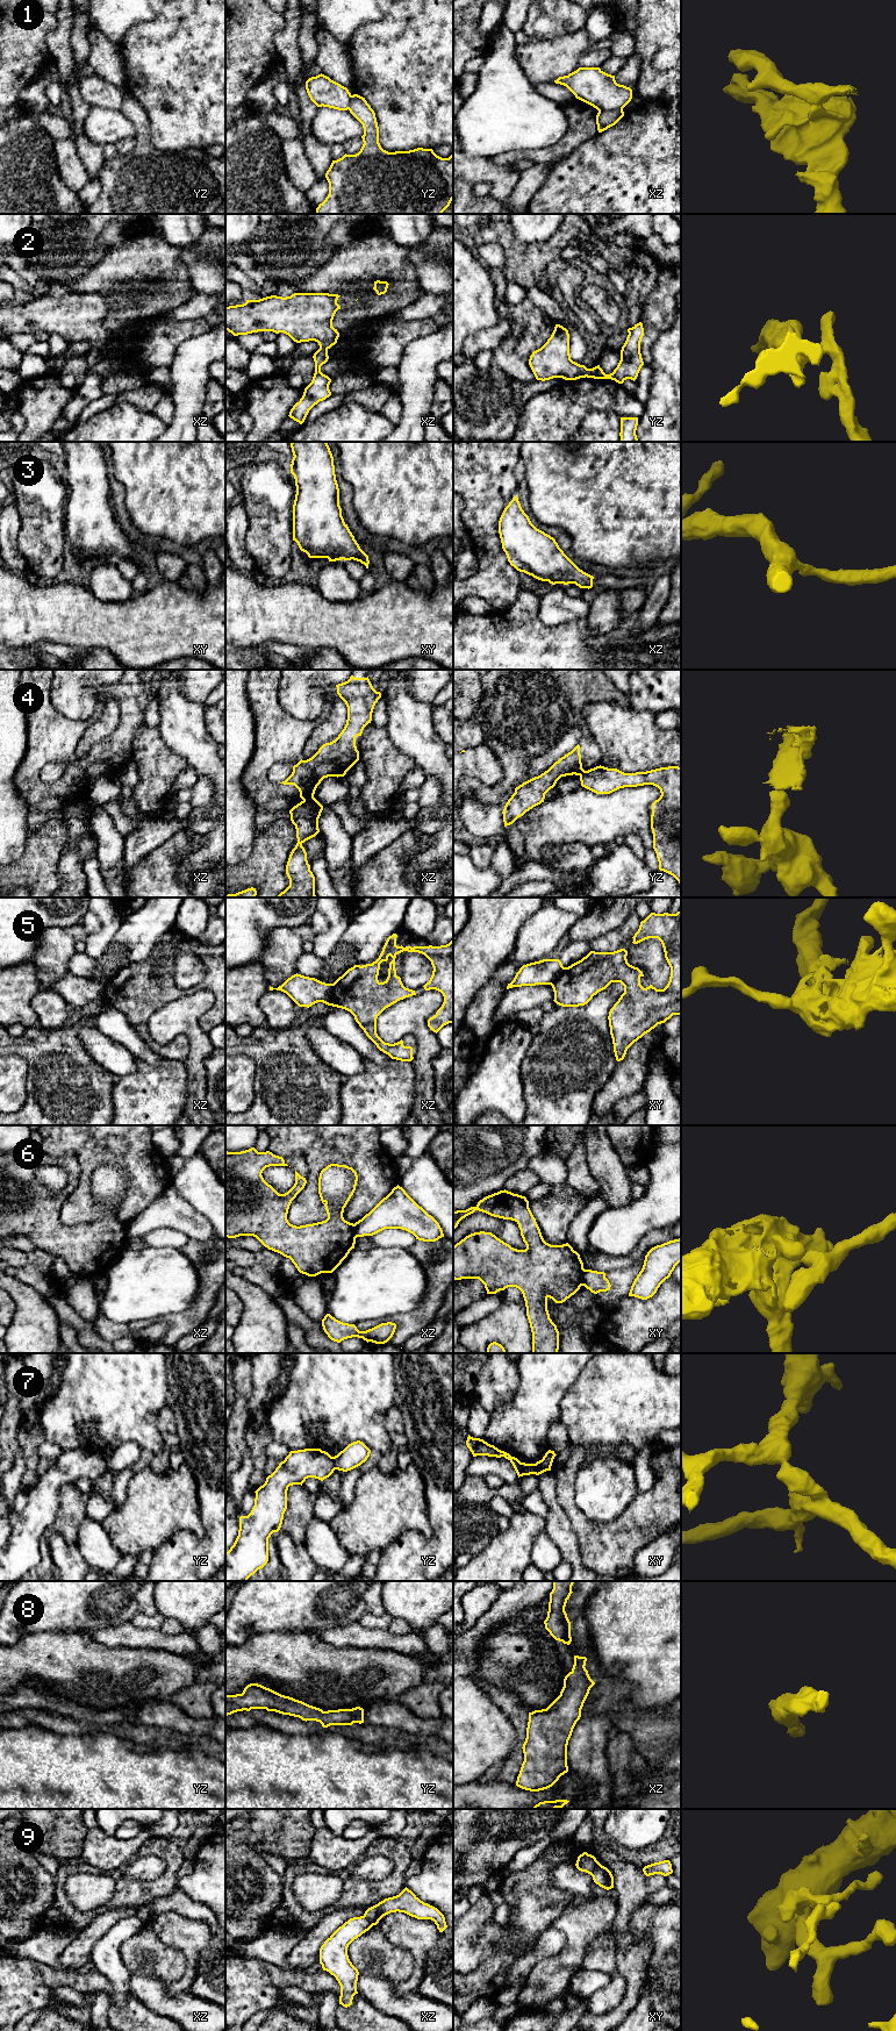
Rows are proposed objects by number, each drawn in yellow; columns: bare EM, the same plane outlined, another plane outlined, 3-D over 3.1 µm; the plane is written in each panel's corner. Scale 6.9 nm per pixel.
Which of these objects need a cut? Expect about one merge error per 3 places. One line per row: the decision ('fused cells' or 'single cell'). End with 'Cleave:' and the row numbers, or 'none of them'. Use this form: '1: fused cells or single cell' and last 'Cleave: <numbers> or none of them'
1: fused cells
2: fused cells
3: single cell
4: fused cells
5: fused cells
6: fused cells
7: fused cells
8: single cell
9: fused cells
Cleave: 1, 2, 4, 5, 6, 7, 9

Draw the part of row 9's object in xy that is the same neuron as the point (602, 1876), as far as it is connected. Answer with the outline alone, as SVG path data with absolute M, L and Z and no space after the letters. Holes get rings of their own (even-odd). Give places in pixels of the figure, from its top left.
M598 1864L598 1866L595 1868L592 1876L594 1882L600 1887L607 1890L614 1888L614 1876L611 1872L607 1867L602 1866L601 1864Z

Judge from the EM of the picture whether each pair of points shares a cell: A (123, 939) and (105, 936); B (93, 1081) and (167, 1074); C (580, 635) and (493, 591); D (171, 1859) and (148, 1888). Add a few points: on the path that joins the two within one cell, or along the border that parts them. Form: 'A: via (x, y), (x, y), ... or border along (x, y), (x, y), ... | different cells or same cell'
A: border along (123, 919), (107, 950), (98, 959) | different cells
B: border along (116, 1078), (112, 1091), (113, 1106) | different cells
C: border along (521, 587), (517, 598), (509, 607), (494, 612) | different cells
D: via (171, 1868), (171, 1873), (157, 1887) | same cell

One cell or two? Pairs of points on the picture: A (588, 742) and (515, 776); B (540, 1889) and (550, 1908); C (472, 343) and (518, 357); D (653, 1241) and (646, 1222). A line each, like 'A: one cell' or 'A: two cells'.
A: one cell
B: one cell
C: two cells
D: two cells

